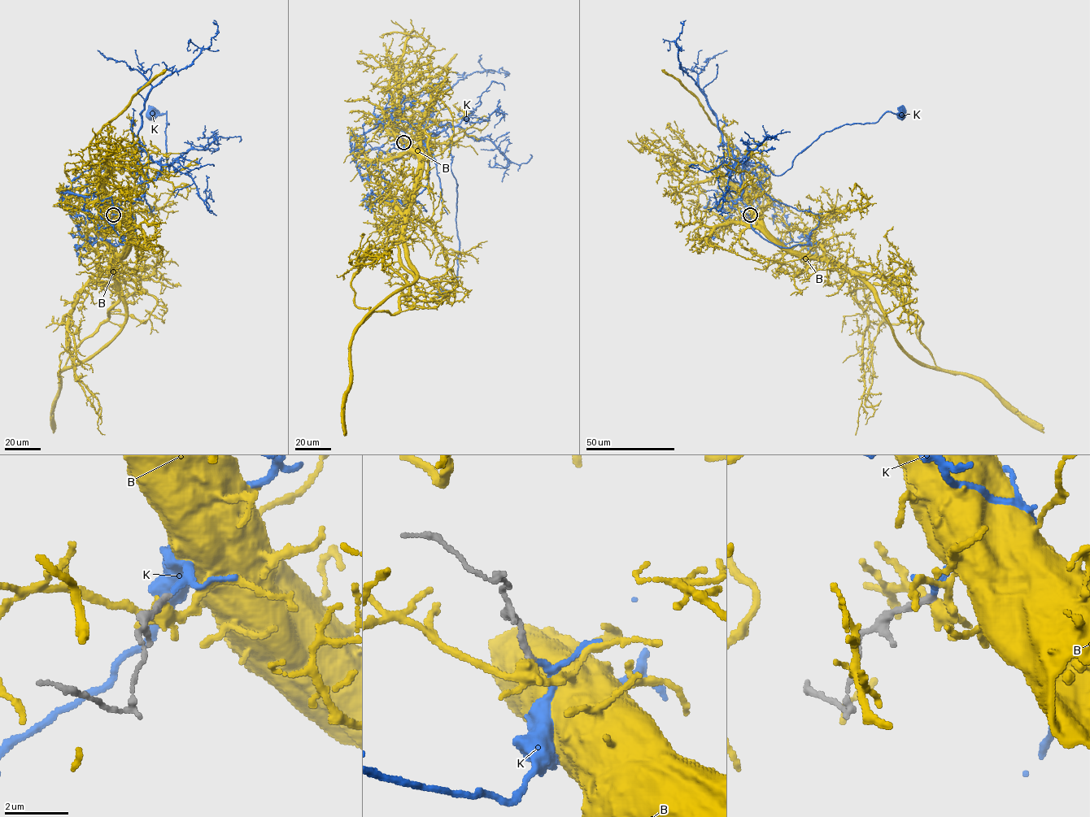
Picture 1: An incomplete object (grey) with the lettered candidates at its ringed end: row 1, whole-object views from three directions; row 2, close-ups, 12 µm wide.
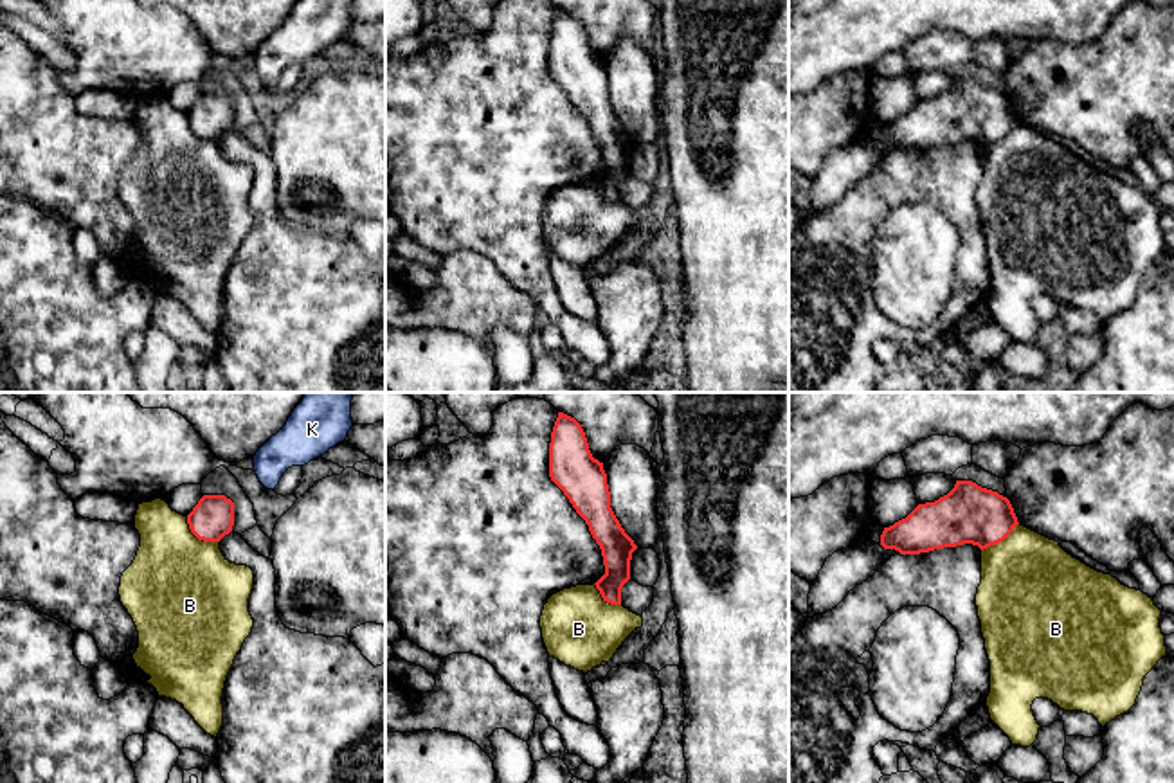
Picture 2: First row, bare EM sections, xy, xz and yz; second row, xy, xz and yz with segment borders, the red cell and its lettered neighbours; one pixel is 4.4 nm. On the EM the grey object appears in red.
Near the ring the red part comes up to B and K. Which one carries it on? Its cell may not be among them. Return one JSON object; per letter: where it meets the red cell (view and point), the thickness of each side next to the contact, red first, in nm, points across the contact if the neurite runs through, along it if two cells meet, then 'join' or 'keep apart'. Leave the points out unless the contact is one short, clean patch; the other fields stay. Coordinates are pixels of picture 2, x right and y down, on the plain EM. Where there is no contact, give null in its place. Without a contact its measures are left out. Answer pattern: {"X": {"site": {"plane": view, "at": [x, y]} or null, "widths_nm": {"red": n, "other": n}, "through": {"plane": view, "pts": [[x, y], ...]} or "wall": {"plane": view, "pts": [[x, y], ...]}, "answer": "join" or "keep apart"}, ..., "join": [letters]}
{"B": {"site": {"plane": "xy", "at": [198, 135]}, "widths_nm": {"red": 190, "other": 500}, "wall": {"plane": "xy", "pts": [[186, 114], [188, 125], [198, 135], [218, 139]]}, "answer": "keep apart"}, "K": {"site": null, "answer": "join"}, "join": ["K"]}

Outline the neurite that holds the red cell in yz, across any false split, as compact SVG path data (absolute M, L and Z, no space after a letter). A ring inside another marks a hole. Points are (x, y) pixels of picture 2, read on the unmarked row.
M956 77L947 92L918 101L906 115L884 124L880 142L900 151L963 140L983 148L1003 139L1017 121L1007 94L972 77Z

